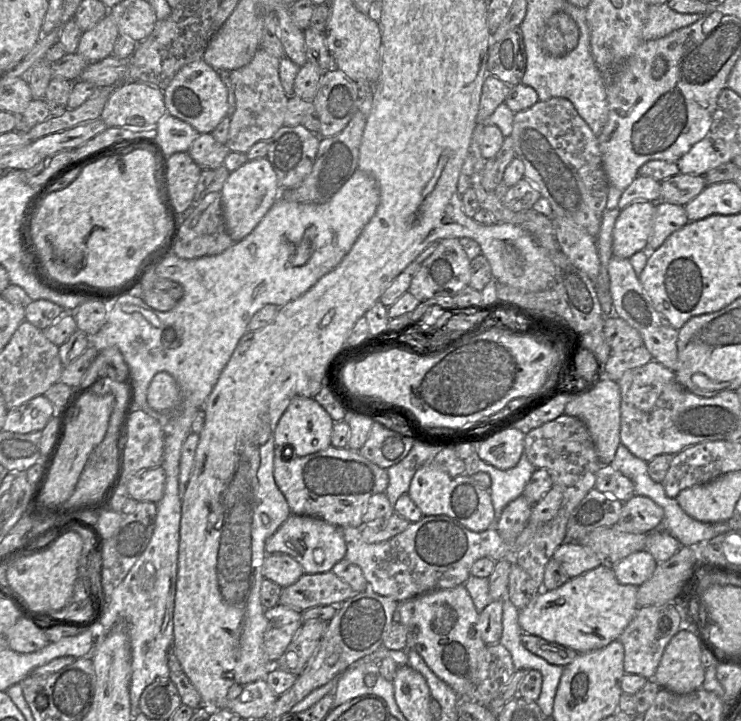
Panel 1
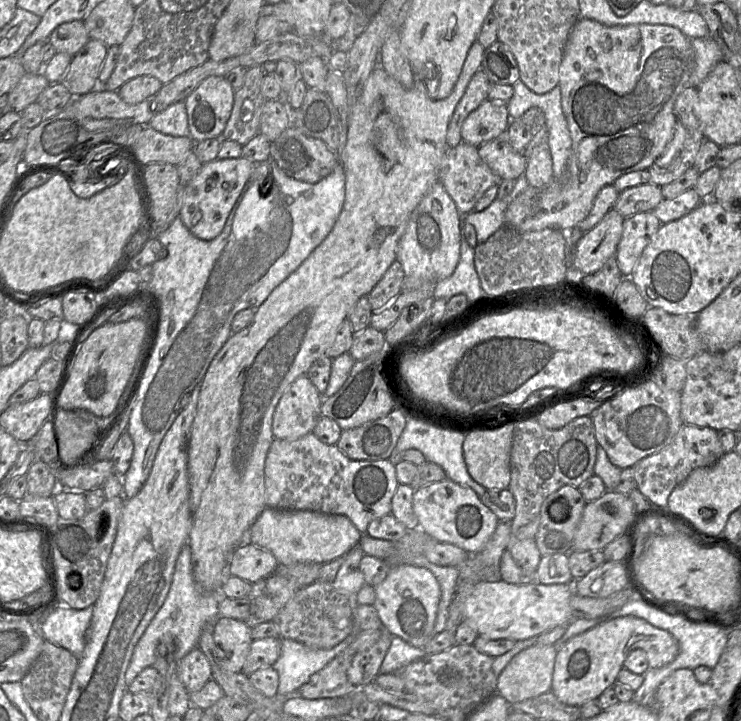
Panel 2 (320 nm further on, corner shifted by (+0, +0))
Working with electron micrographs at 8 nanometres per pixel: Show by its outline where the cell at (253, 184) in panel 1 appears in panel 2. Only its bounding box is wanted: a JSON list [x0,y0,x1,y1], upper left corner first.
[179,157,255,241]

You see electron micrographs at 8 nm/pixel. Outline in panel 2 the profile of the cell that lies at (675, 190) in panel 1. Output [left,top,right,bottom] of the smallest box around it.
[613,184,663,218]

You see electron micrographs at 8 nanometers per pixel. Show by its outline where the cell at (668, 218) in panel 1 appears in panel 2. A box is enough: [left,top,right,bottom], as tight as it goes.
[616,212,661,277]

